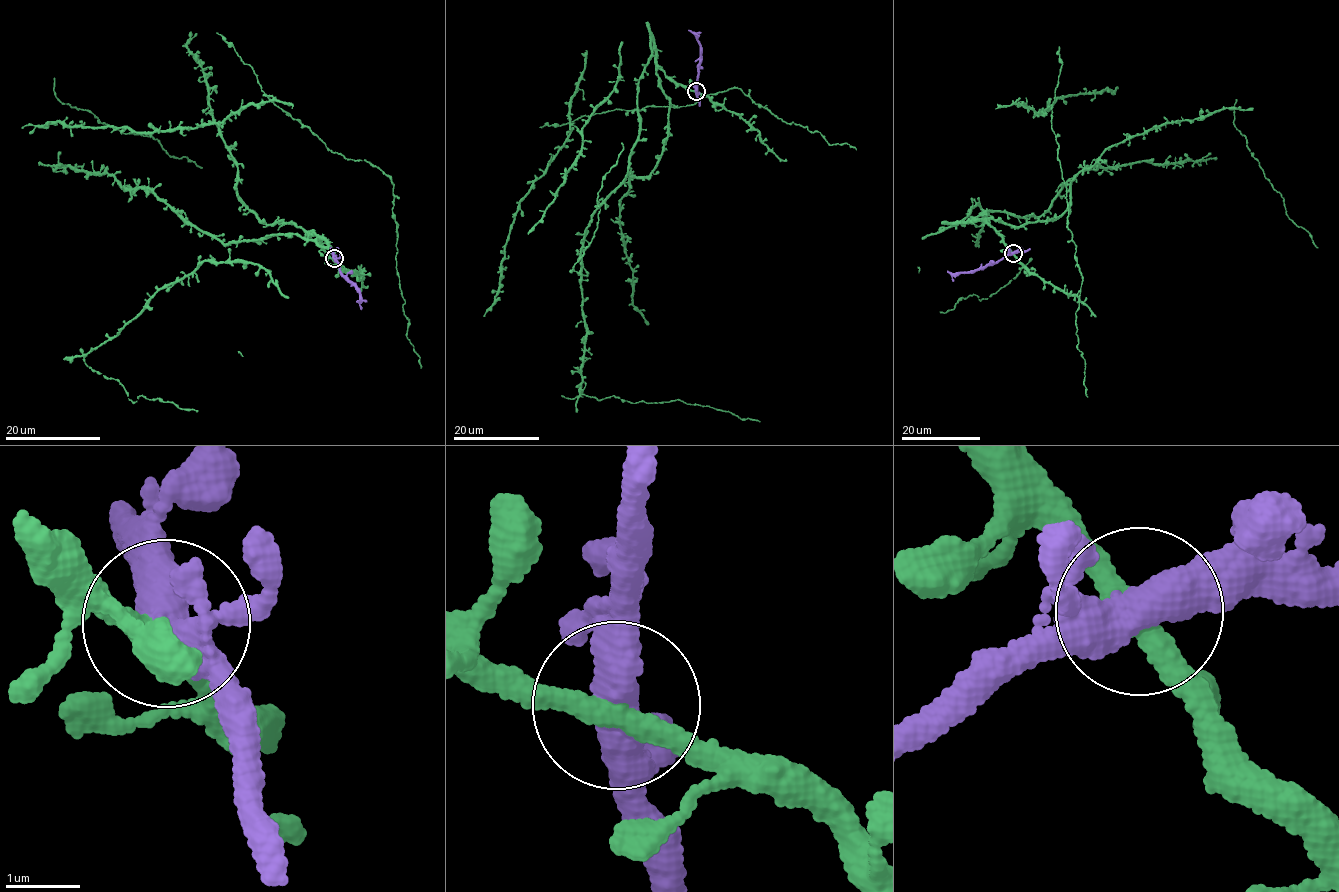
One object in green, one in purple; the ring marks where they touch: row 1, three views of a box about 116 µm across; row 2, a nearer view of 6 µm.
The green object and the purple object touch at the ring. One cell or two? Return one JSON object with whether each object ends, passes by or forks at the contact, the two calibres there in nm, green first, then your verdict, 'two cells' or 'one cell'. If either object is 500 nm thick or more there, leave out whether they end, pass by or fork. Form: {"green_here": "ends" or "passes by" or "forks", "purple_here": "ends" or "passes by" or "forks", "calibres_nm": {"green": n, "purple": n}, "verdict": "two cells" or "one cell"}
{"green_here": "passes by", "purple_here": "passes by", "calibres_nm": {"green": 280, "purple": 480}, "verdict": "one cell"}

